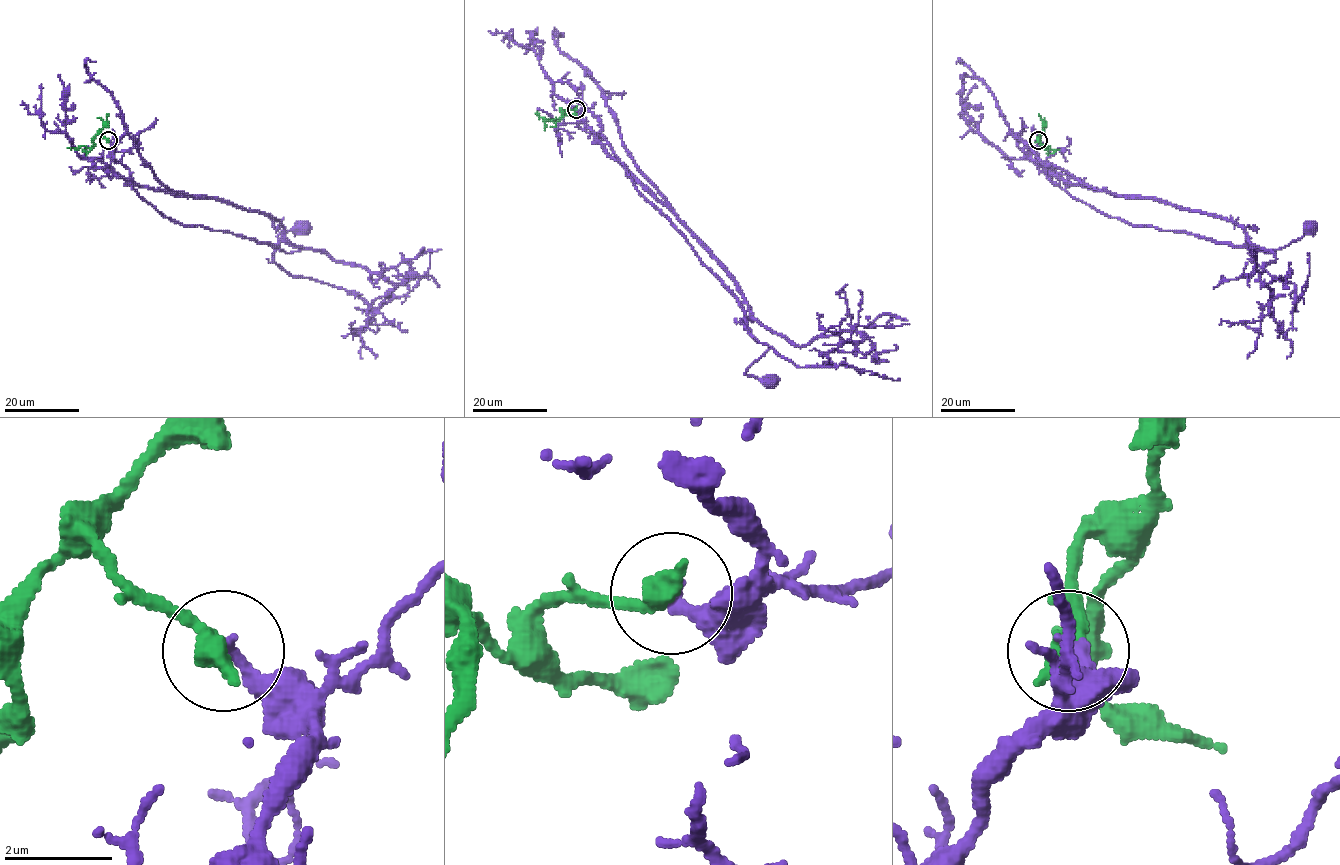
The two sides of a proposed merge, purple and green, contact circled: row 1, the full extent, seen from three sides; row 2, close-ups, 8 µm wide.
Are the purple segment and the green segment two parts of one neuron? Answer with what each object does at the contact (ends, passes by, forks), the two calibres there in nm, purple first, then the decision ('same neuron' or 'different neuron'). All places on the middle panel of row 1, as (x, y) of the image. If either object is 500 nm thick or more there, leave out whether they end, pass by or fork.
purple ends | green ends | 240/440 nm | same neuron

